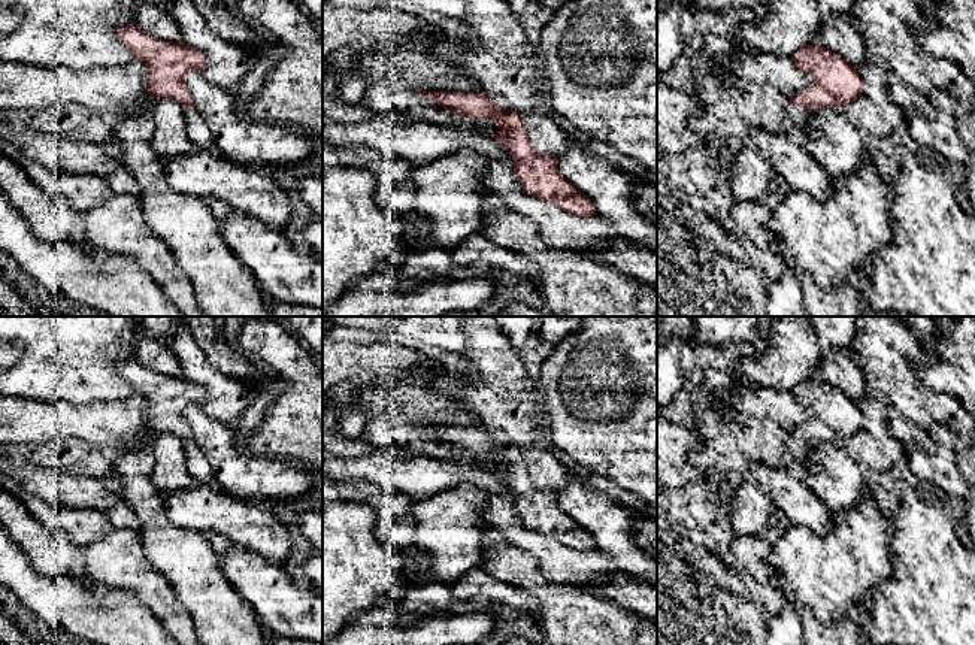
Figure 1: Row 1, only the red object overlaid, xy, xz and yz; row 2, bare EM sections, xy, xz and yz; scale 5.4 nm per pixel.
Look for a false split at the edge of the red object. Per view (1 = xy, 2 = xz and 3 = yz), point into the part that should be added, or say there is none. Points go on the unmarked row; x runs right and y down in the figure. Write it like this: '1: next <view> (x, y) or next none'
1: next xy (197, 465)
2: next none
3: next yz (801, 451)

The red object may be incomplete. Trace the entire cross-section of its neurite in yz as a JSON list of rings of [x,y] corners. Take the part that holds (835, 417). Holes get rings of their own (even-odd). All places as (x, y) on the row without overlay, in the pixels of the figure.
[[[812,378],[797,384],[791,394],[800,405],[811,411],[812,418],[790,431],[793,448],[791,455],[808,464],[809,451],[821,443],[847,440],[856,436],[865,423],[865,415],[848,396],[826,381]]]

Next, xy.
[[[134,358],[124,360],[116,366],[116,370],[131,385],[133,393],[148,402],[149,411],[146,412],[145,426],[155,433],[176,434],[184,442],[187,451],[188,473],[200,484],[215,485],[214,469],[203,451],[196,445],[193,429],[184,417],[190,406],[203,406],[206,402],[206,391],[182,376],[164,376],[154,370],[148,370]]]

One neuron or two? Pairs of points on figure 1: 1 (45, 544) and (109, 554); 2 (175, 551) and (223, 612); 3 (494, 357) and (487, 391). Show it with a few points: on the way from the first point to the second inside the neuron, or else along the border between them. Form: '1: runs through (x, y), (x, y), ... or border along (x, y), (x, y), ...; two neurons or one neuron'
1: border along (82, 548), (85, 569), (91, 578); two neurons
2: runs through (188, 566), (209, 597); one neuron
3: runs through (490, 366), (490, 382); one neuron

